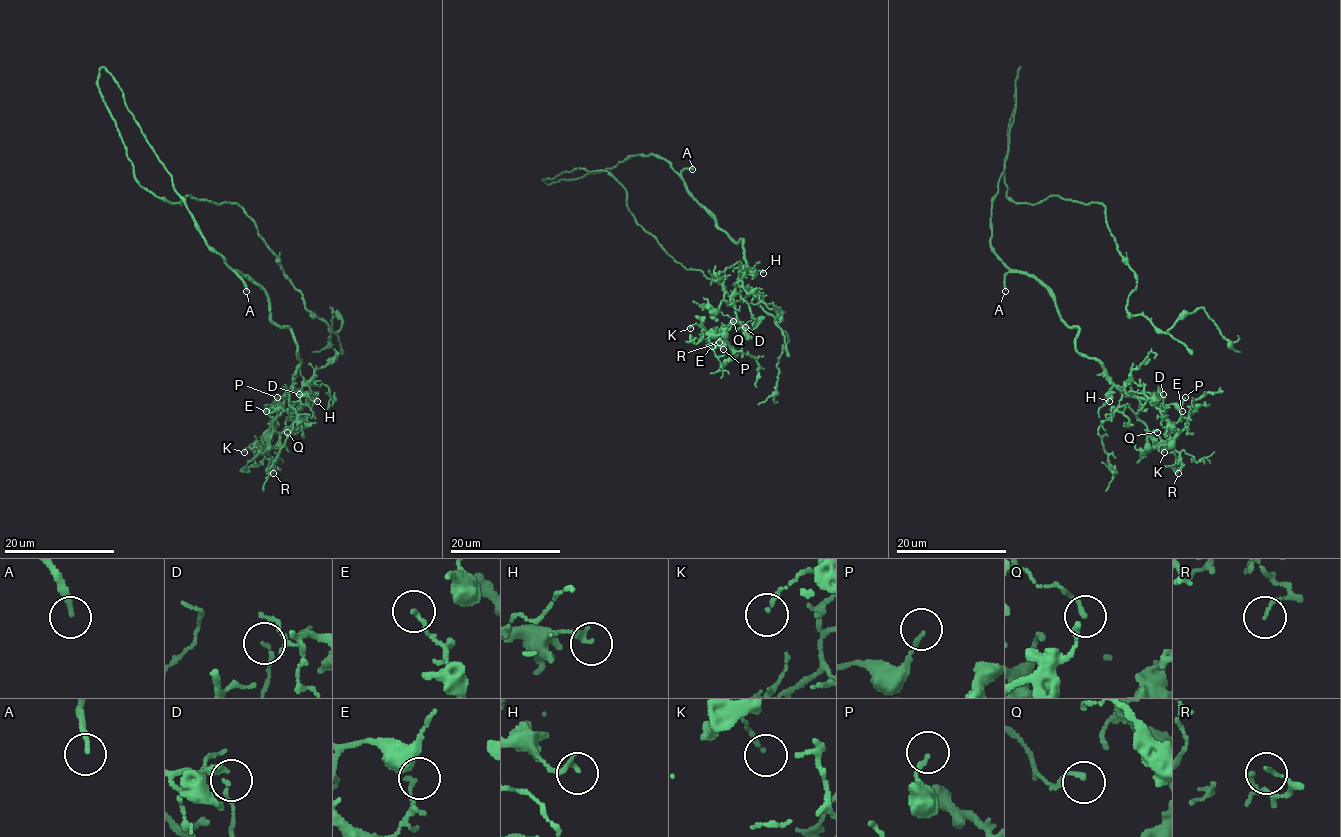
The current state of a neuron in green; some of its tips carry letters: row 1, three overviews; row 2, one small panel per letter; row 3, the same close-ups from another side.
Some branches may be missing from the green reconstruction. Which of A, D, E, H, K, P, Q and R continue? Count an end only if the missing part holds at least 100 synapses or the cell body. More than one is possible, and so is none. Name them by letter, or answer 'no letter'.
A

